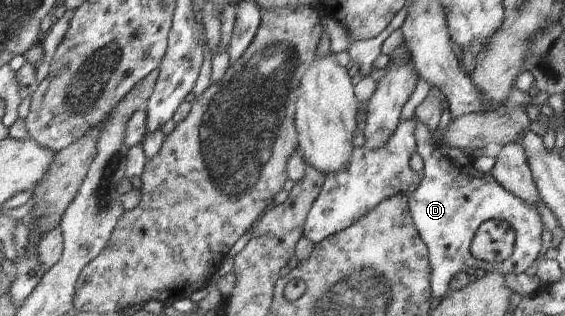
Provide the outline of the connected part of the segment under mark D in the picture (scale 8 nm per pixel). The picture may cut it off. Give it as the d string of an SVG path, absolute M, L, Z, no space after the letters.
M419 120L416 122L414 135L416 138L416 152L424 162L424 176L417 190L411 193L408 205L414 225L428 248L428 261L431 269L430 289L433 298L442 299L451 290L449 282L451 282L453 276L462 271L461 260L474 257L470 251L472 238L481 223L486 220L499 219L500 221L507 221L515 229L516 240L513 252L507 257L507 260L500 263L486 262L483 264L483 268L486 271L493 271L502 275L524 273L527 268L534 264L539 252L541 252L541 232L544 229L535 205L531 206L519 200L514 194L505 190L490 173L479 172L474 165L475 158L469 155L466 156L460 148L450 147L434 141L432 132Z

